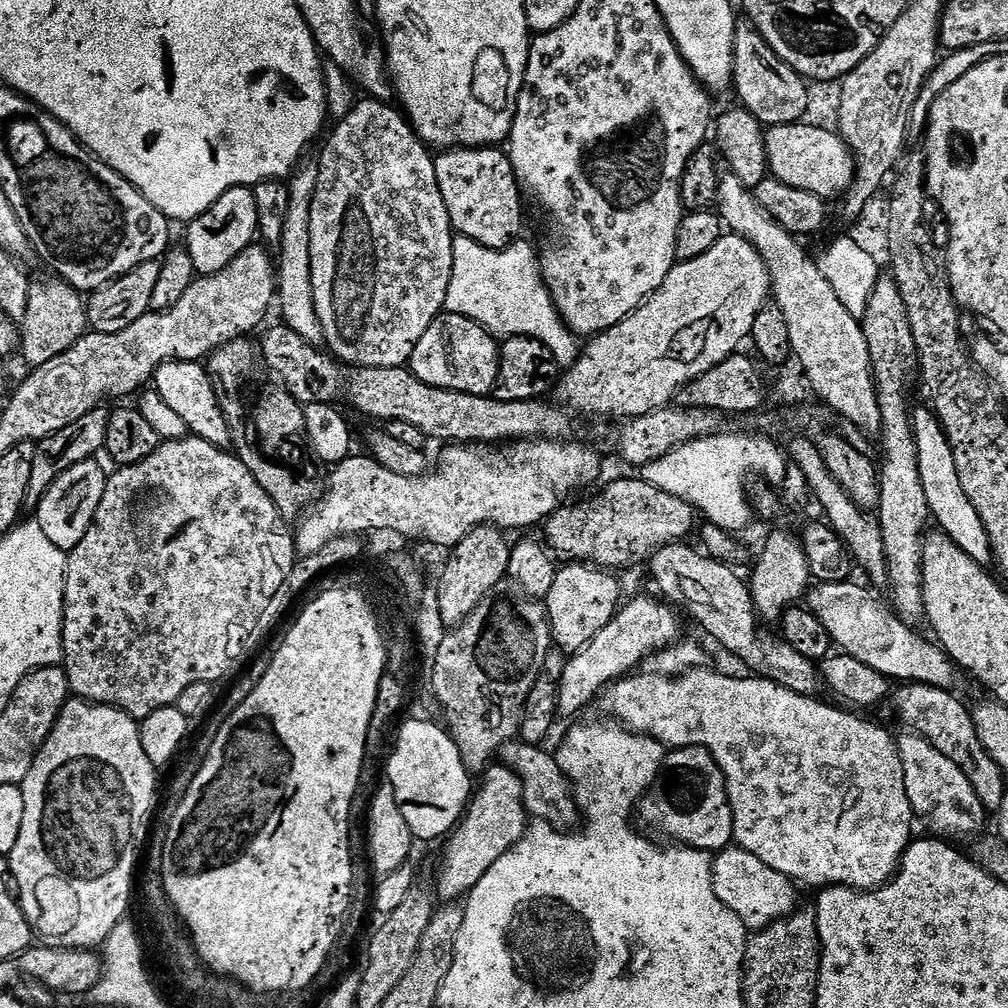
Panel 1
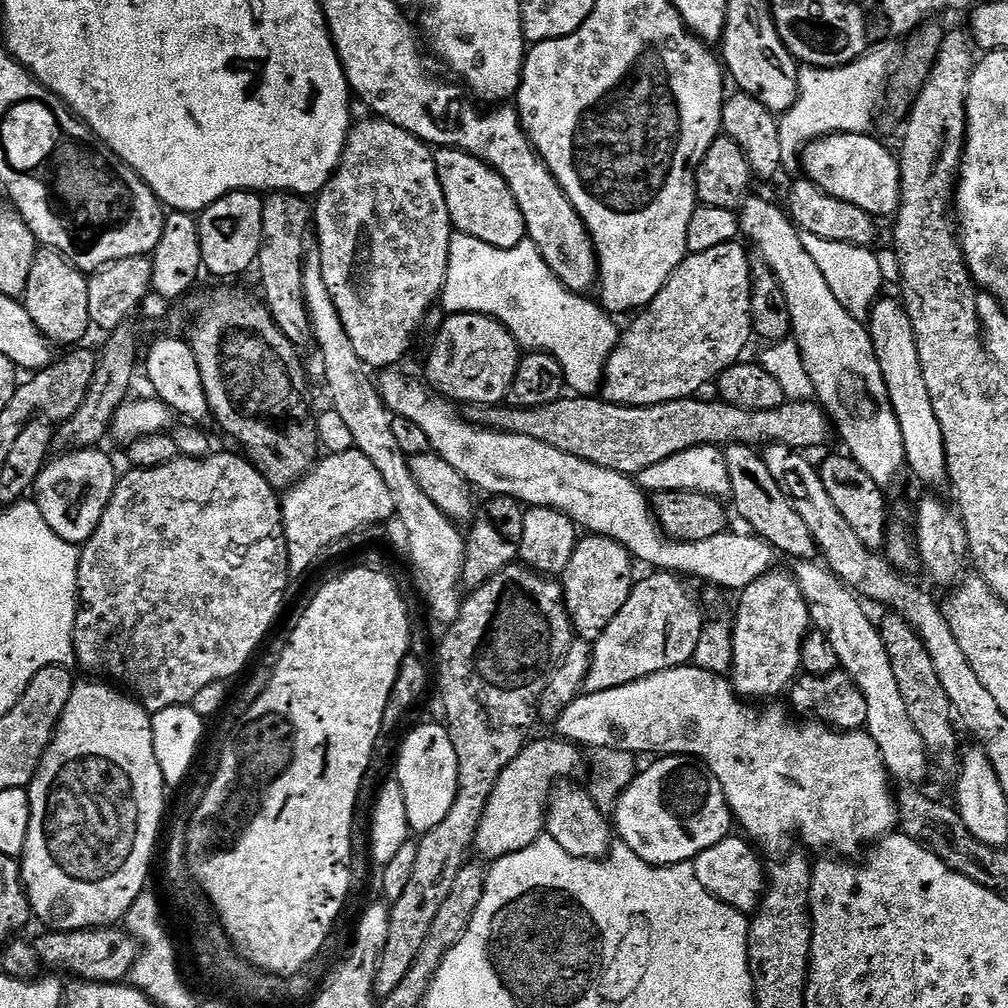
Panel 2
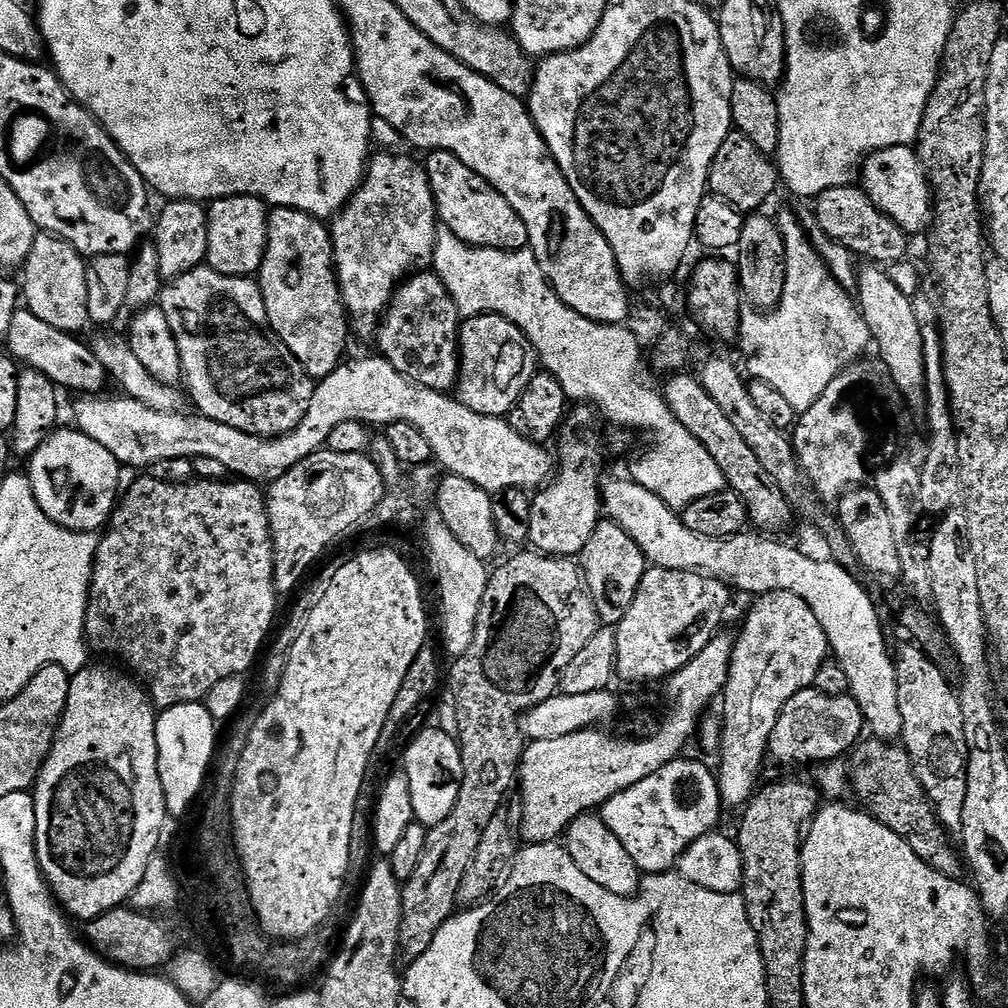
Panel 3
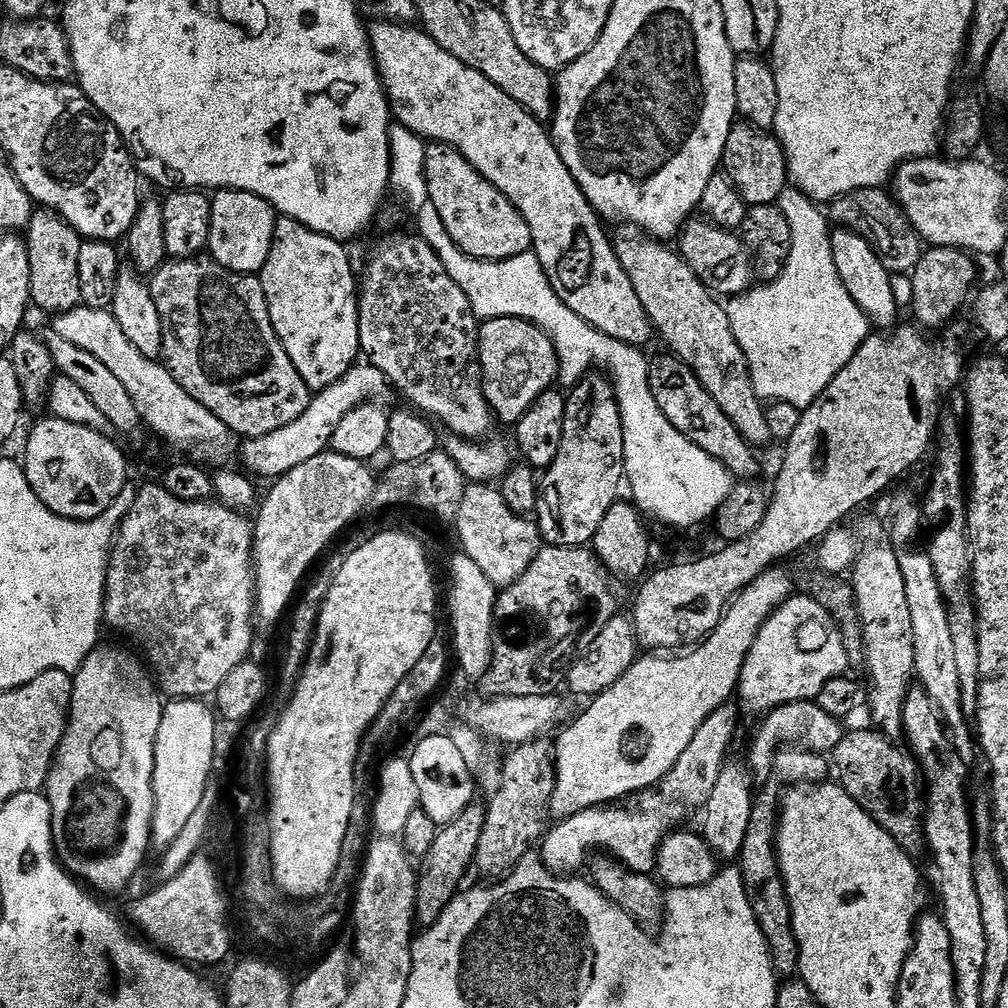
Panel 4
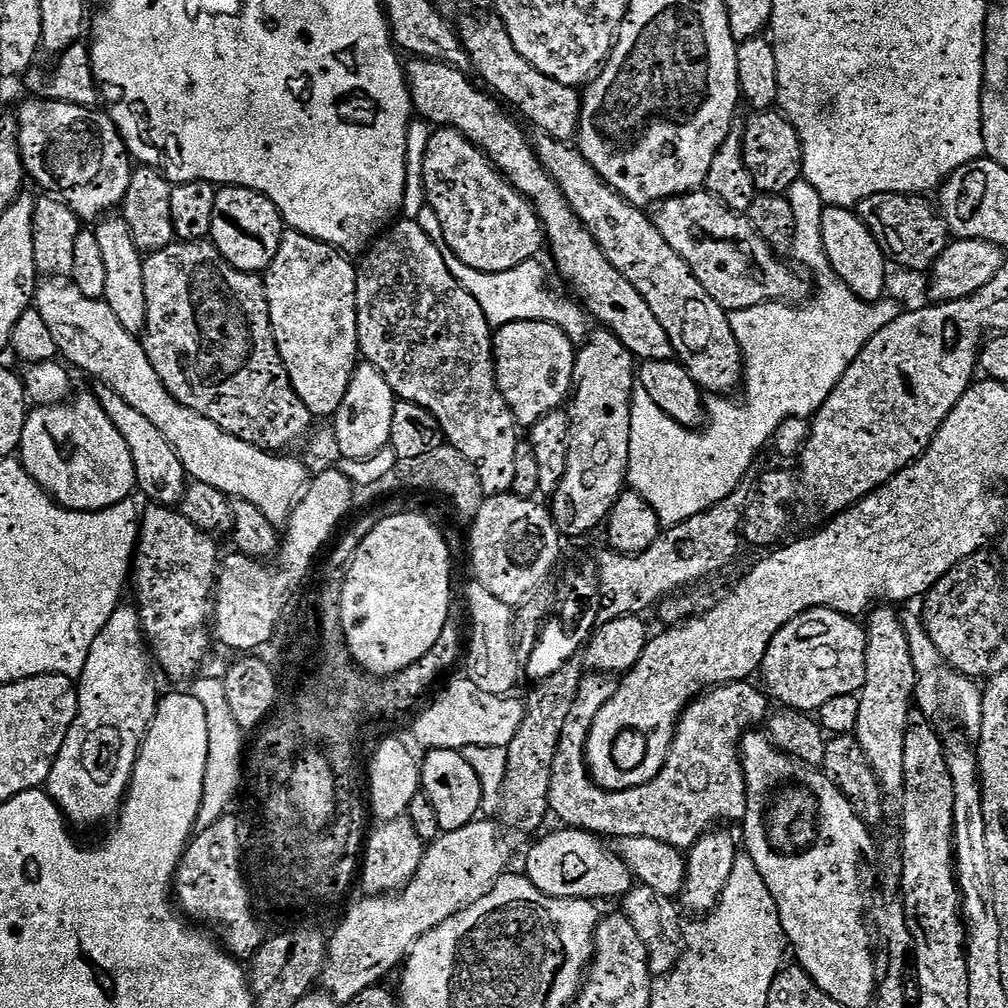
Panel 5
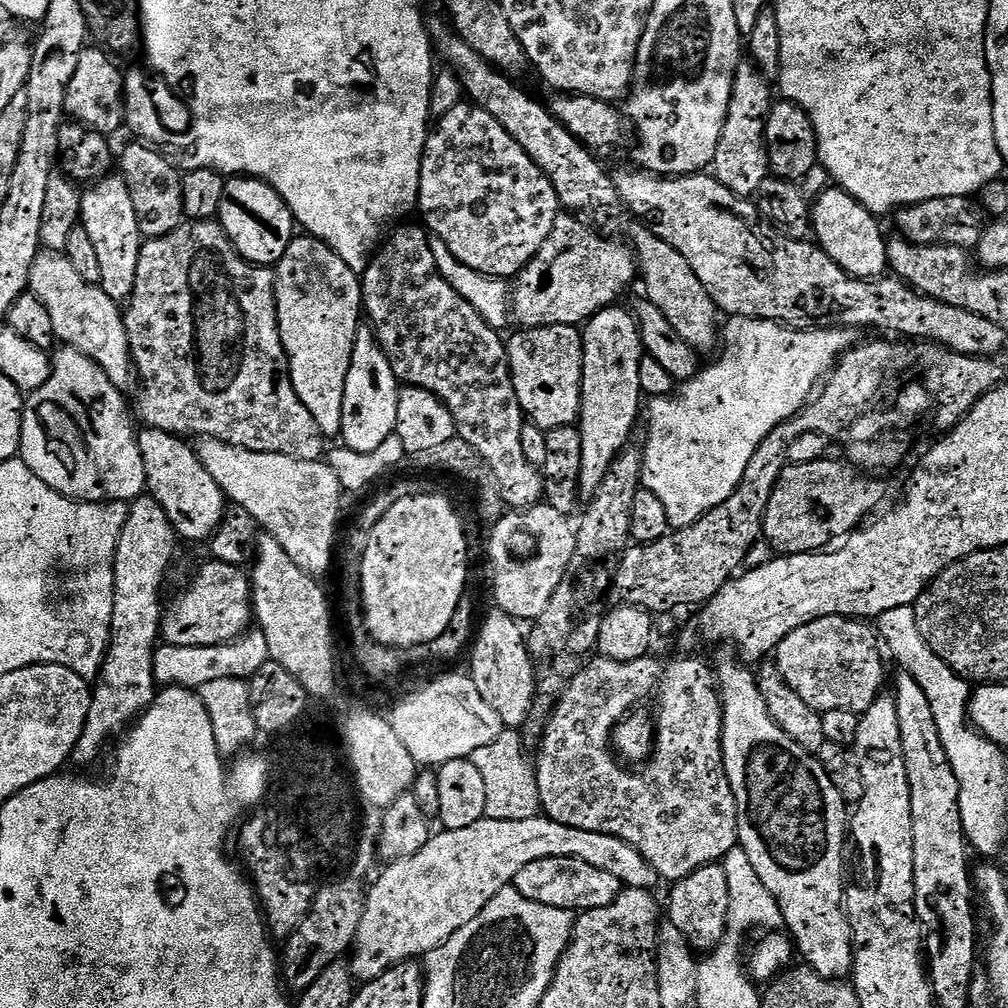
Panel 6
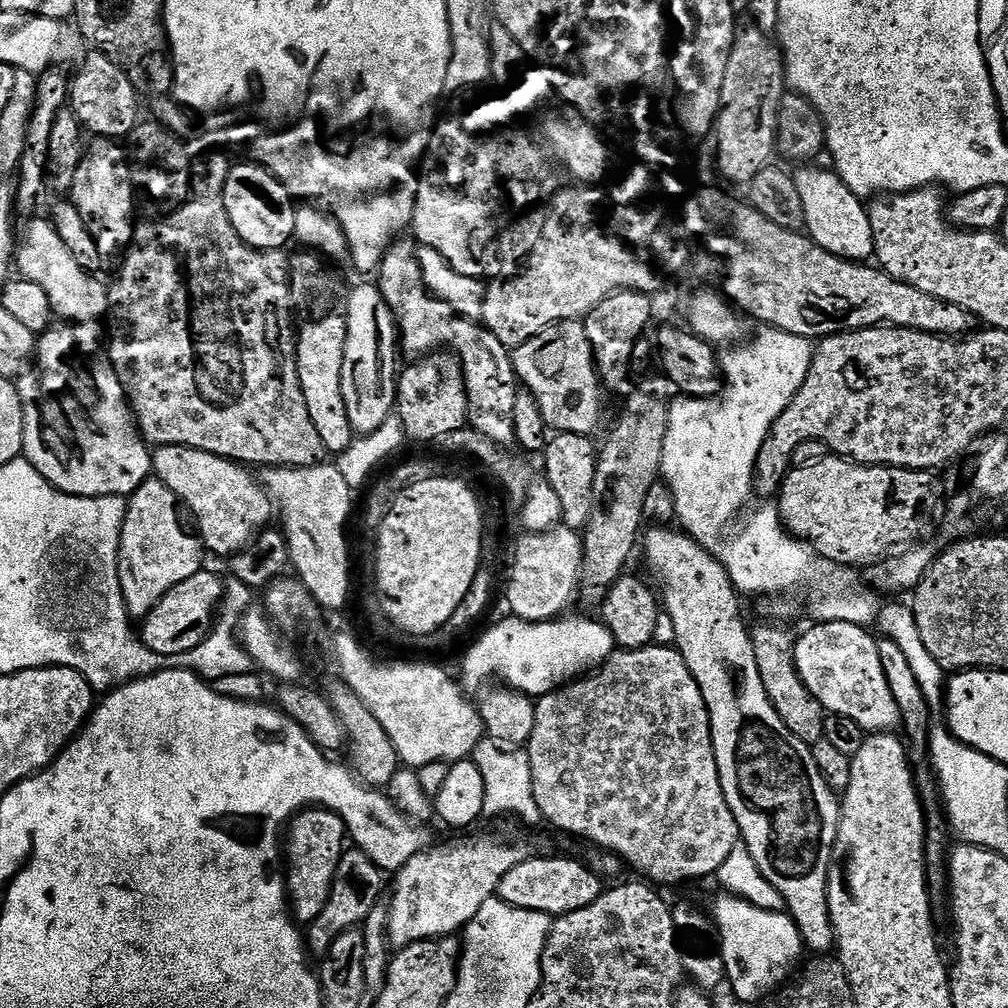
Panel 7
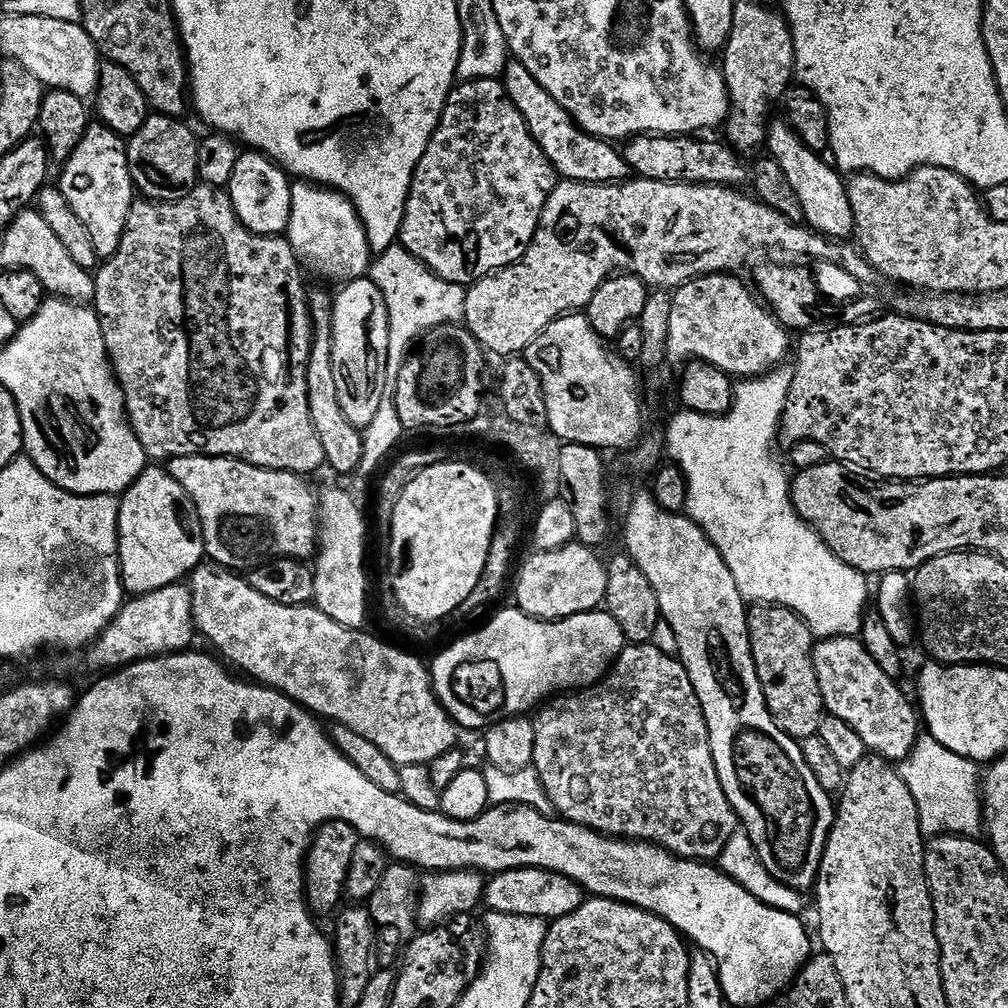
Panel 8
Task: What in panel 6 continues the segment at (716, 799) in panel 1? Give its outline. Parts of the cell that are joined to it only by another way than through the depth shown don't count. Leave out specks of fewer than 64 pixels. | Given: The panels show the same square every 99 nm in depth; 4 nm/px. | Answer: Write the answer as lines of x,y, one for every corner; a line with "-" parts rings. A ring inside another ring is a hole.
546,858
530,862
530,866
522,866
522,870
518,870
514,886
518,894
522,894
522,898
528,898
530,902
561,908
573,914
610,906
610,902
614,902
614,898
622,891
620,880
612,874
606,874
581,860
558,858

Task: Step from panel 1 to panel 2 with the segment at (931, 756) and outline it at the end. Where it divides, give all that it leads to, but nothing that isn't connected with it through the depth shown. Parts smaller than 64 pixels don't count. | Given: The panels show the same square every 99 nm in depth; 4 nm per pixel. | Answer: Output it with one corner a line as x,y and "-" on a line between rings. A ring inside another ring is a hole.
802,560
795,566
794,575
808,603
812,624
830,638
838,654
840,668
852,677
866,698
866,731
874,738
889,773
896,775
897,772
909,785
923,785
930,769
930,757
924,750
922,734
918,734
918,730
914,730
914,722
910,722
910,714
906,710
902,690
898,690
898,678
894,678
894,666
890,666
879,627
874,620
872,624
861,597
847,588
823,563

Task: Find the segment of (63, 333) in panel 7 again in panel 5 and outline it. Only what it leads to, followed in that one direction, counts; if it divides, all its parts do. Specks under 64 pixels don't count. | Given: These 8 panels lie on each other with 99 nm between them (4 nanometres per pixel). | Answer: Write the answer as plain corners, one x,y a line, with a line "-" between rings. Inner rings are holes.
84,392
75,396
63,404
31,409
22,430
18,459
56,503
76,512
97,512
133,495
134,458
130,458
126,438
106,418
99,395

